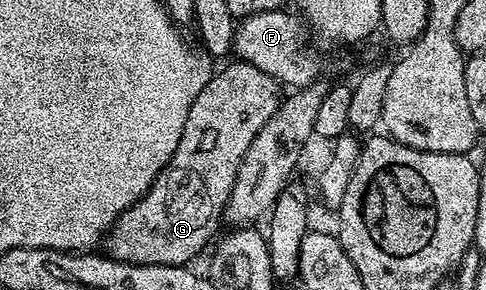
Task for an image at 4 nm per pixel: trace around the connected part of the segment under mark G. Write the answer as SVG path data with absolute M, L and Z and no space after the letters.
M227 61L227 66L219 74L218 71L211 73L208 84L200 88L200 96L196 96L196 100L192 100L192 108L188 108L188 120L184 120L180 144L176 144L172 160L156 176L156 180L150 185L150 191L139 202L129 206L105 235L105 253L115 261L137 266L185 266L193 263L193 258L206 245L211 245L210 237L218 226L218 218L220 222L225 215L228 196L236 184L240 160L244 160L248 144L256 140L256 132L260 132L260 128L268 124L284 97L283 91L278 91L278 79L271 74L256 68L251 62L233 61Z

